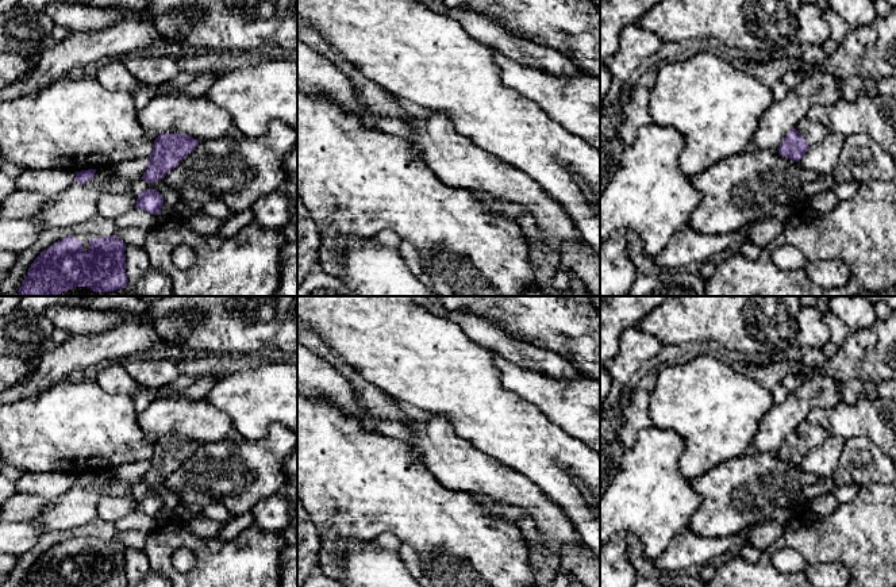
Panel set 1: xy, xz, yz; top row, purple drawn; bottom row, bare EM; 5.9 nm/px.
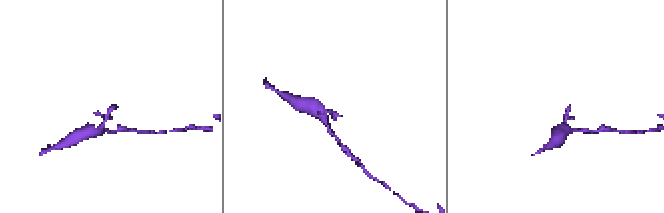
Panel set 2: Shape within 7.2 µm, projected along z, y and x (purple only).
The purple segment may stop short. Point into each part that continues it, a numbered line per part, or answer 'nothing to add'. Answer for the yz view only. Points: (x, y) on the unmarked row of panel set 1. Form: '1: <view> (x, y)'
1: yz (812, 434)

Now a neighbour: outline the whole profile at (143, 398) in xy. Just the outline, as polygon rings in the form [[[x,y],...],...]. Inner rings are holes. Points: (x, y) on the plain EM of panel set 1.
[[[141,390],[132,398],[135,410],[142,413],[158,398],[158,390]]]

